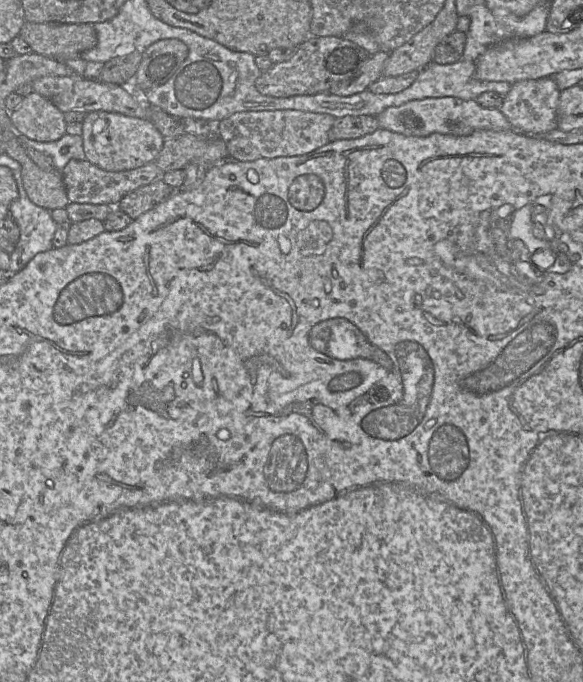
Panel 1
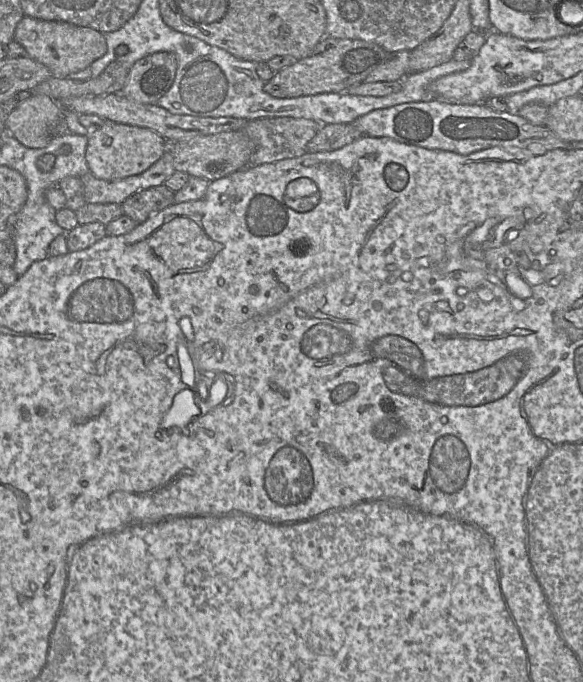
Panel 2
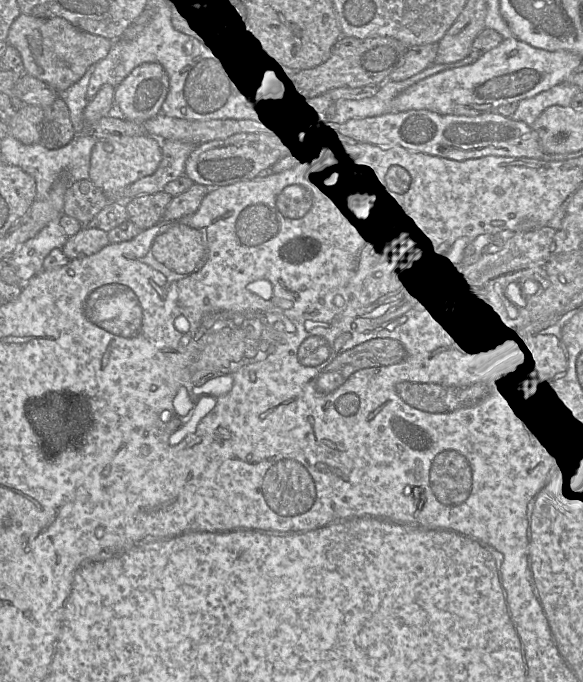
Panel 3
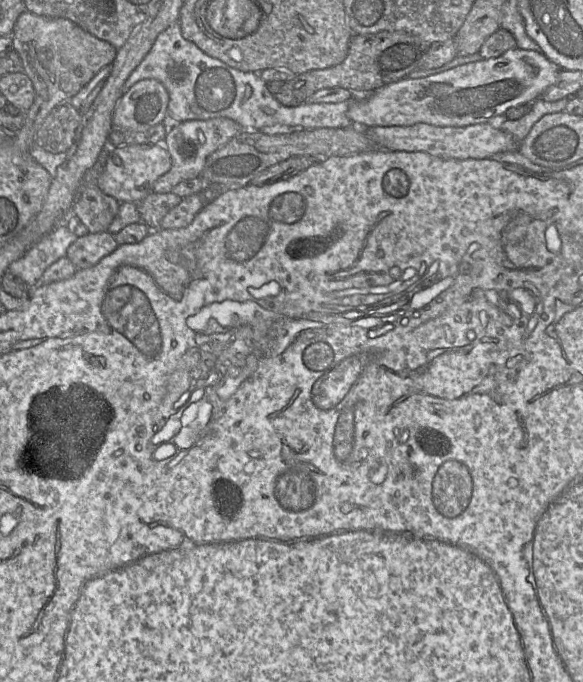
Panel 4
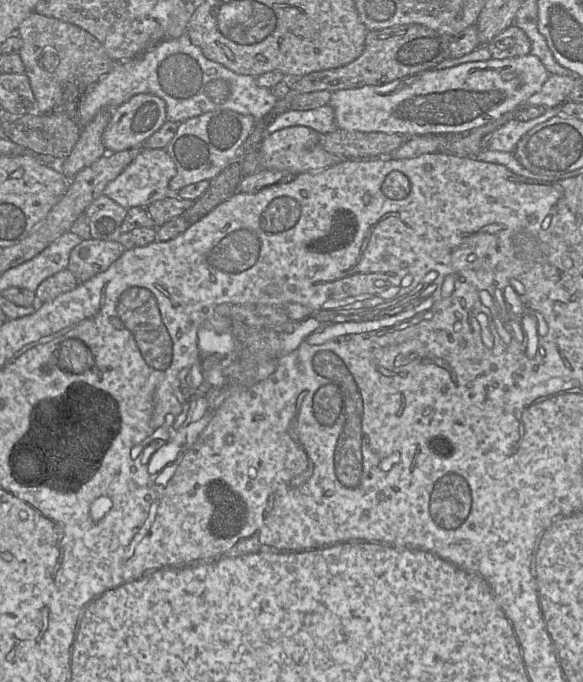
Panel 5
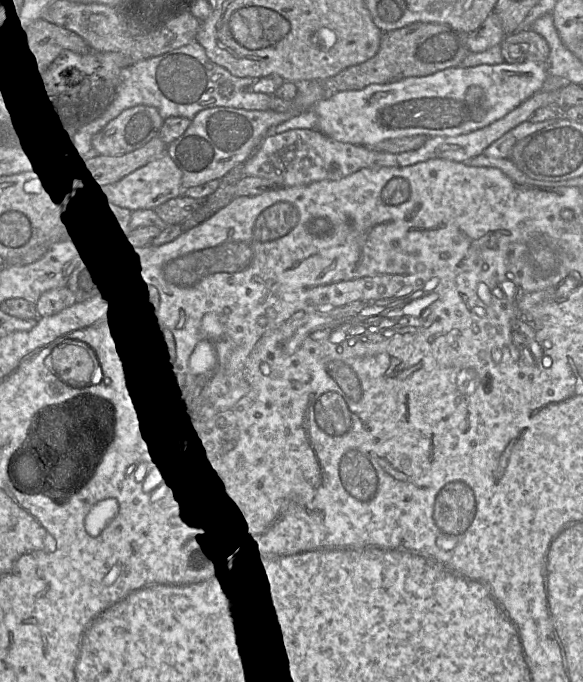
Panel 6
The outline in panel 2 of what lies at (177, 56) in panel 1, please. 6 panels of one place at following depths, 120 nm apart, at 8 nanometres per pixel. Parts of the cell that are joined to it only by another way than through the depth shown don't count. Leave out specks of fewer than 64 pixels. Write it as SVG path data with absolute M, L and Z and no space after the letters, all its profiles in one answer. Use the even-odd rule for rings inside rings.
M170 52L140 58L130 68L120 94L140 104L156 104L173 83L176 69L175 55Z

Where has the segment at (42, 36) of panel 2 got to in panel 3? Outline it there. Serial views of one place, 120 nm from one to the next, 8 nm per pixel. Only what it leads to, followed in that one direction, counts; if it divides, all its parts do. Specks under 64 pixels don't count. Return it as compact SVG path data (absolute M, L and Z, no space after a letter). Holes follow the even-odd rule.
M23 13L11 25L6 41L19 51L24 72L47 83L58 93L67 90L91 65L104 59L113 44L110 39L75 27L65 18L41 18Z

